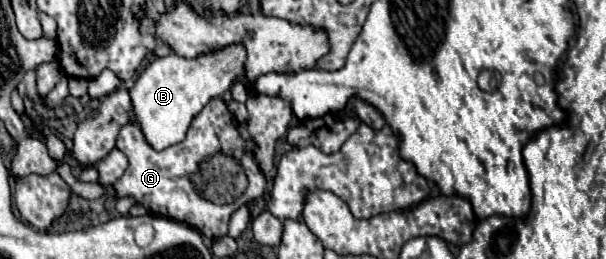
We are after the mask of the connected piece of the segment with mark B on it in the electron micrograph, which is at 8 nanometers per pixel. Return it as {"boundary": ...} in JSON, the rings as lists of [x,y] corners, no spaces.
{"boundary":[[[228,44],[220,50],[200,54],[192,60],[168,54],[156,58],[130,88],[130,98],[138,124],[142,124],[144,136],[152,148],[168,148],[178,144],[186,136],[186,128],[194,116],[216,96],[224,96],[232,84],[244,76],[246,48],[242,44]]]}

